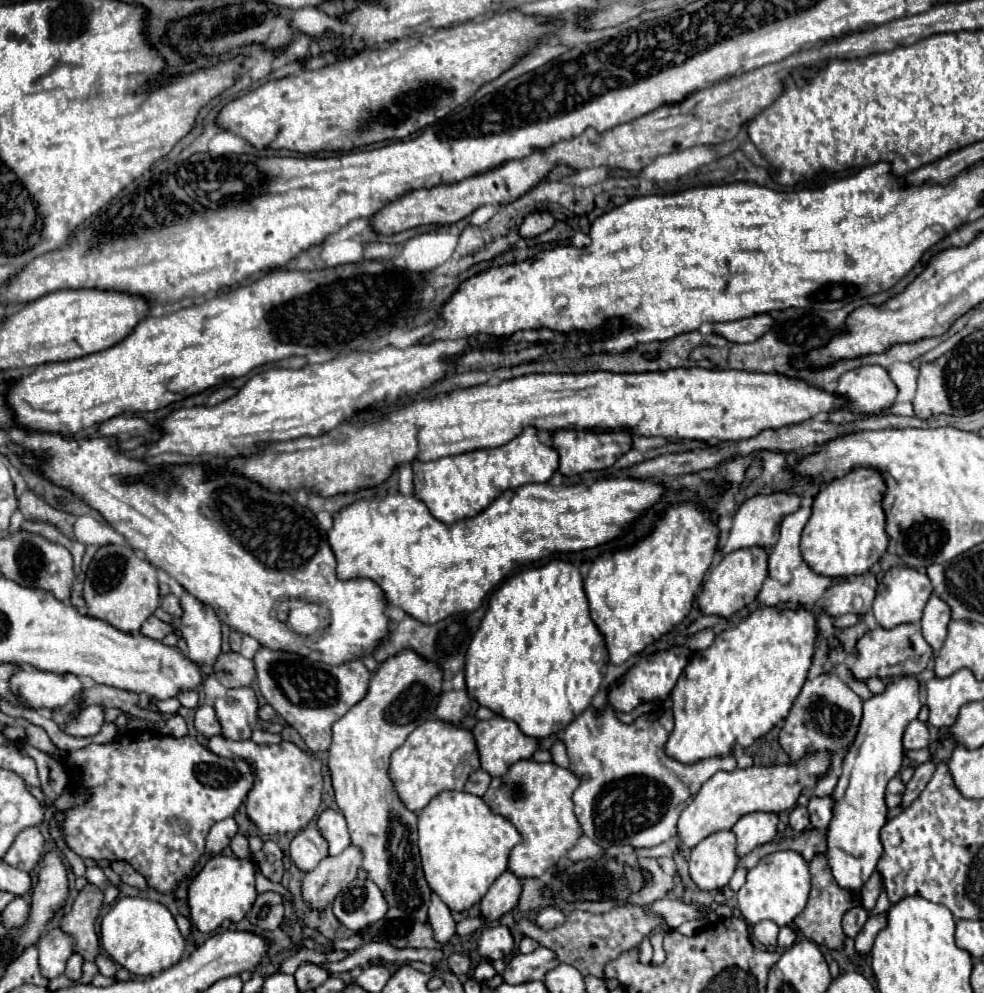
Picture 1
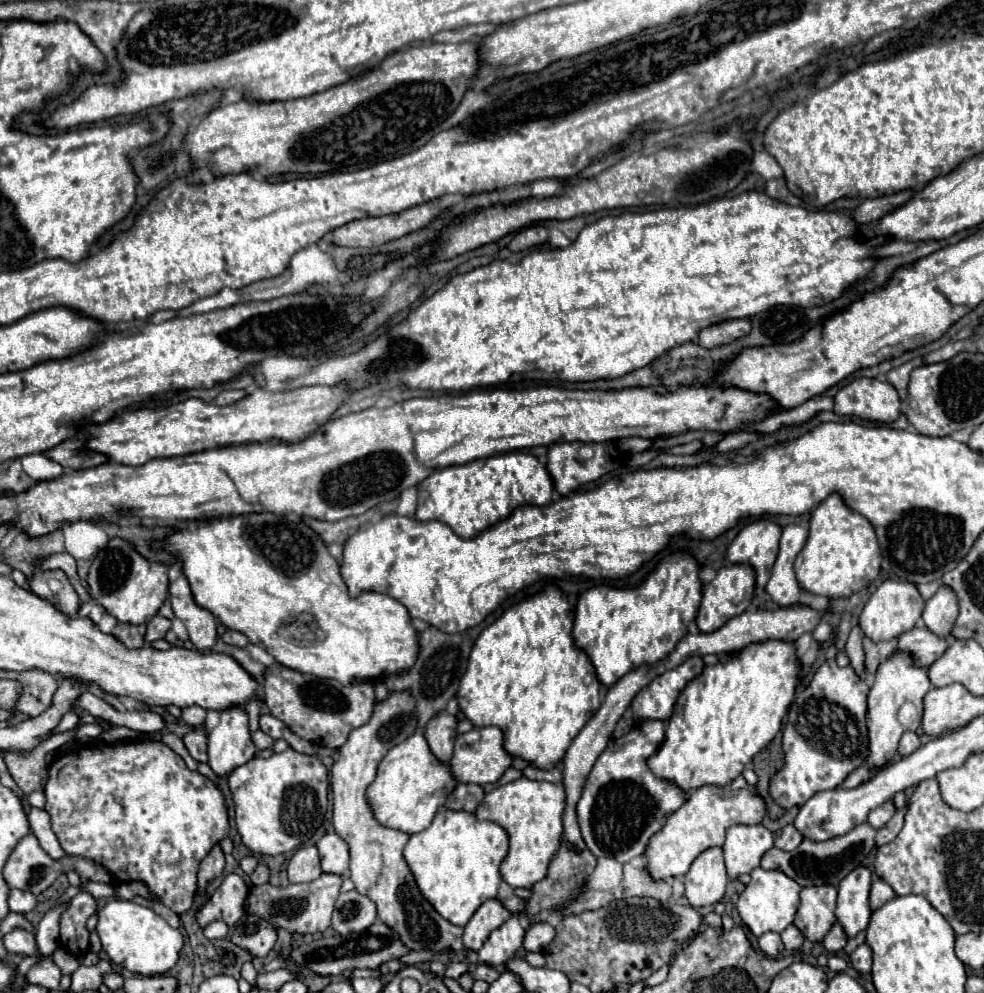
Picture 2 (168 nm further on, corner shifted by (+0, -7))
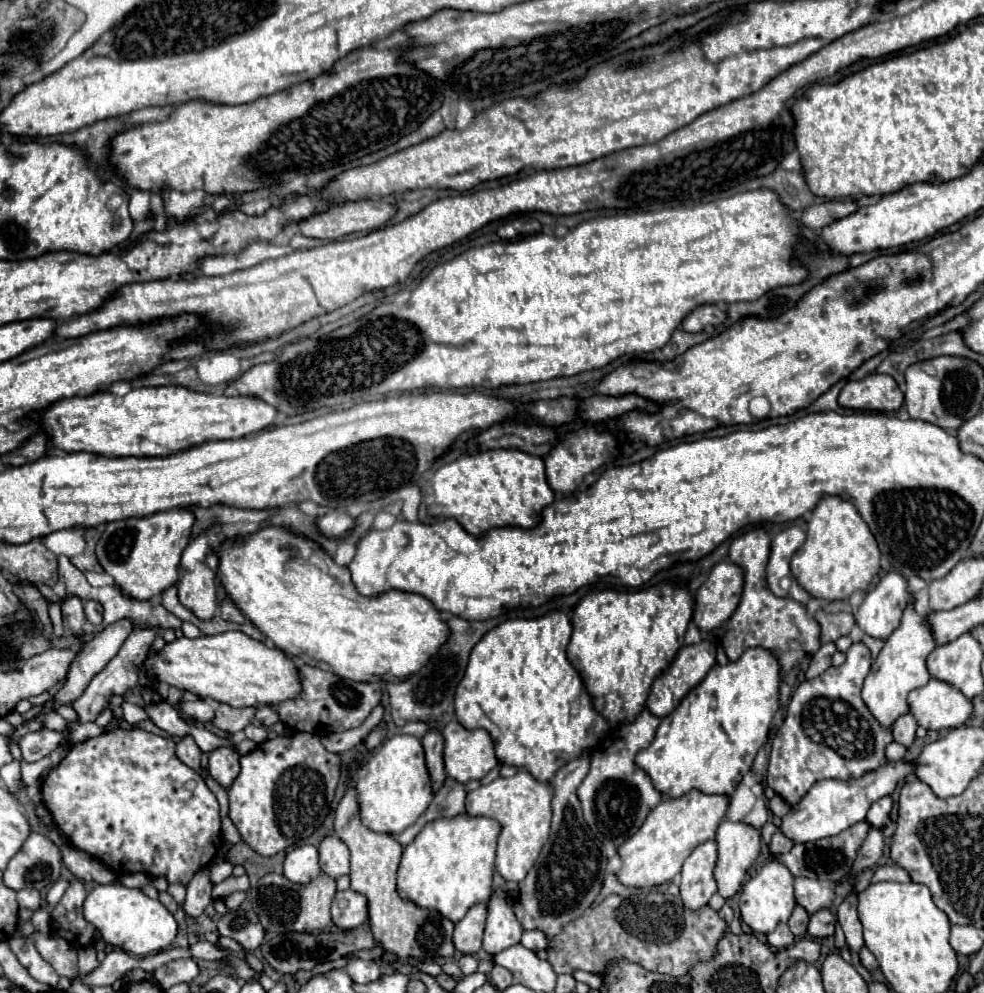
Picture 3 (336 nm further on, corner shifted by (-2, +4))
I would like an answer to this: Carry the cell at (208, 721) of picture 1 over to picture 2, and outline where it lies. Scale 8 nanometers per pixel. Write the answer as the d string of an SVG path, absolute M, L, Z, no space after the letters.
M197 726L189 734L185 734L183 742L195 760L207 762L207 730L205 730L205 726Z

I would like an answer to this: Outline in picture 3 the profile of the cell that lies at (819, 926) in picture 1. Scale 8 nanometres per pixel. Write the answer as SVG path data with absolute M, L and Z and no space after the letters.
M797 877L793 887L795 887L795 901L801 907L805 907L807 913L815 913L817 909L829 907L835 897L835 885L831 881Z

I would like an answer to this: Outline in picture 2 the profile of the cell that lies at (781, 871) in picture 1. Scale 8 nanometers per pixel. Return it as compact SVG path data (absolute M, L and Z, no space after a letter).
M755 868L751 872L751 882L739 894L739 902L737 902L739 916L743 924L753 932L753 936L761 936L765 932L783 932L789 924L793 924L793 918L799 908L799 892L801 886L787 874L779 870Z

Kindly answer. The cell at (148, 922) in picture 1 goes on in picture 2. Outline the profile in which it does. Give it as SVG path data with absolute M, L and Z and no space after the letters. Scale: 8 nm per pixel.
M111 900L99 910L97 934L107 958L139 976L167 974L179 960L183 948L183 934L171 928L159 914L147 906L139 906L131 900Z

